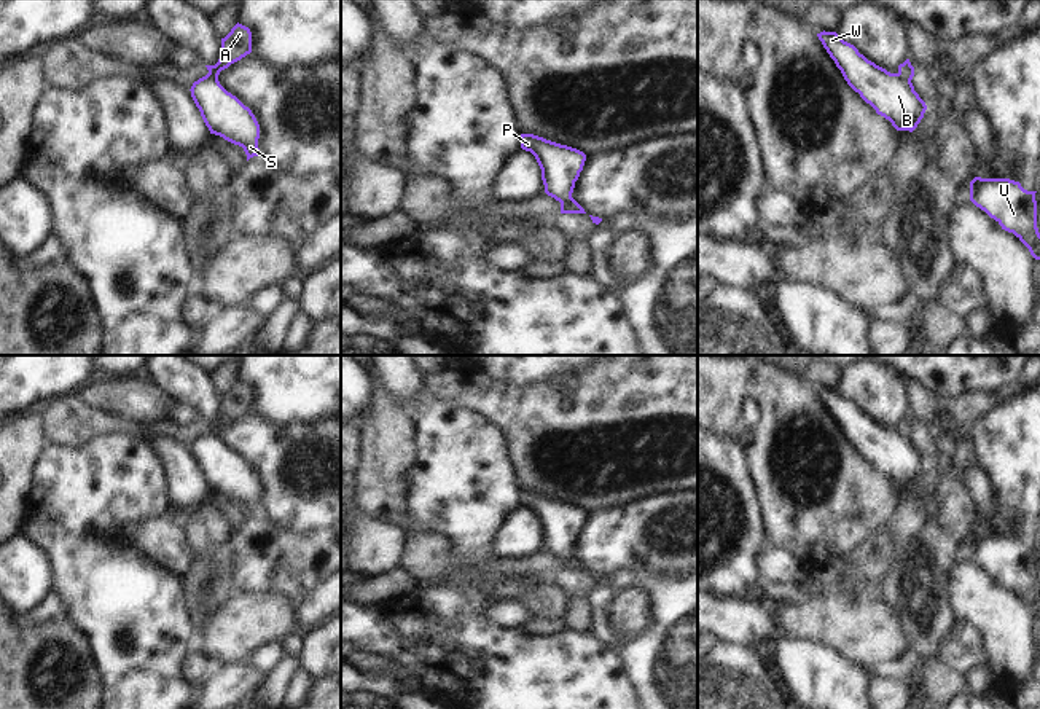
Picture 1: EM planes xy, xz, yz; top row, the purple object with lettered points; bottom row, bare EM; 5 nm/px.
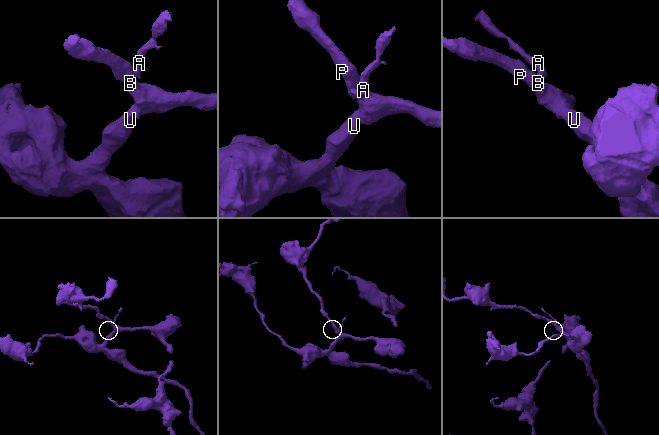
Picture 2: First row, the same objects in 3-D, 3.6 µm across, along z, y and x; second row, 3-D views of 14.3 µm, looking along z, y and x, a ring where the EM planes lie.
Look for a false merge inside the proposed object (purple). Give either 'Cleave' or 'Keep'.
Cleave

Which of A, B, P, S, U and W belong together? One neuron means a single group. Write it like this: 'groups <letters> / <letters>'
groups A / B P S U W

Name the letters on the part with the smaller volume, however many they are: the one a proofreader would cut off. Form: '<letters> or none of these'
A

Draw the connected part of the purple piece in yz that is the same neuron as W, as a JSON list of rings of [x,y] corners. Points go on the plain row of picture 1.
[[[836,389],[817,390],[823,405],[841,427],[847,441],[870,460],[878,472],[892,480],[897,488],[913,489],[927,467],[913,440],[898,435],[868,417],[858,406]]]

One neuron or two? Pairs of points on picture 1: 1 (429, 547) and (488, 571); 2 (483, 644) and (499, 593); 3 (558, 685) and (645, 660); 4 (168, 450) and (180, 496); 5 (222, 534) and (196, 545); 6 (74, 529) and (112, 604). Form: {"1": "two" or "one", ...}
{"1": "one", "2": "one", "3": "two", "4": "one", "5": "one", "6": "one"}

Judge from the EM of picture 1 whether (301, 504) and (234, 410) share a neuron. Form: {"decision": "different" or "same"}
{"decision": "different"}

